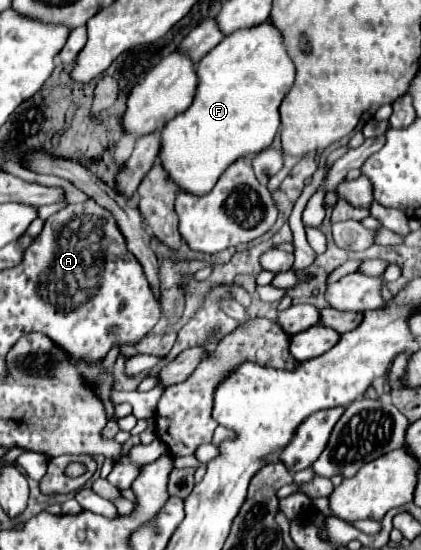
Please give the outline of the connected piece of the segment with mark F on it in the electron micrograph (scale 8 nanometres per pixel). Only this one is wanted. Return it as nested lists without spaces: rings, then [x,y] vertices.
[[[266,20],[258,26],[236,30],[234,34],[226,36],[214,50],[210,50],[198,62],[198,78],[200,84],[192,106],[178,114],[174,120],[170,120],[162,130],[160,162],[162,166],[166,166],[166,172],[178,184],[178,188],[202,196],[214,188],[220,174],[236,158],[258,154],[272,144],[280,126],[278,108],[294,84],[296,66],[286,52],[280,30],[270,20]]]

